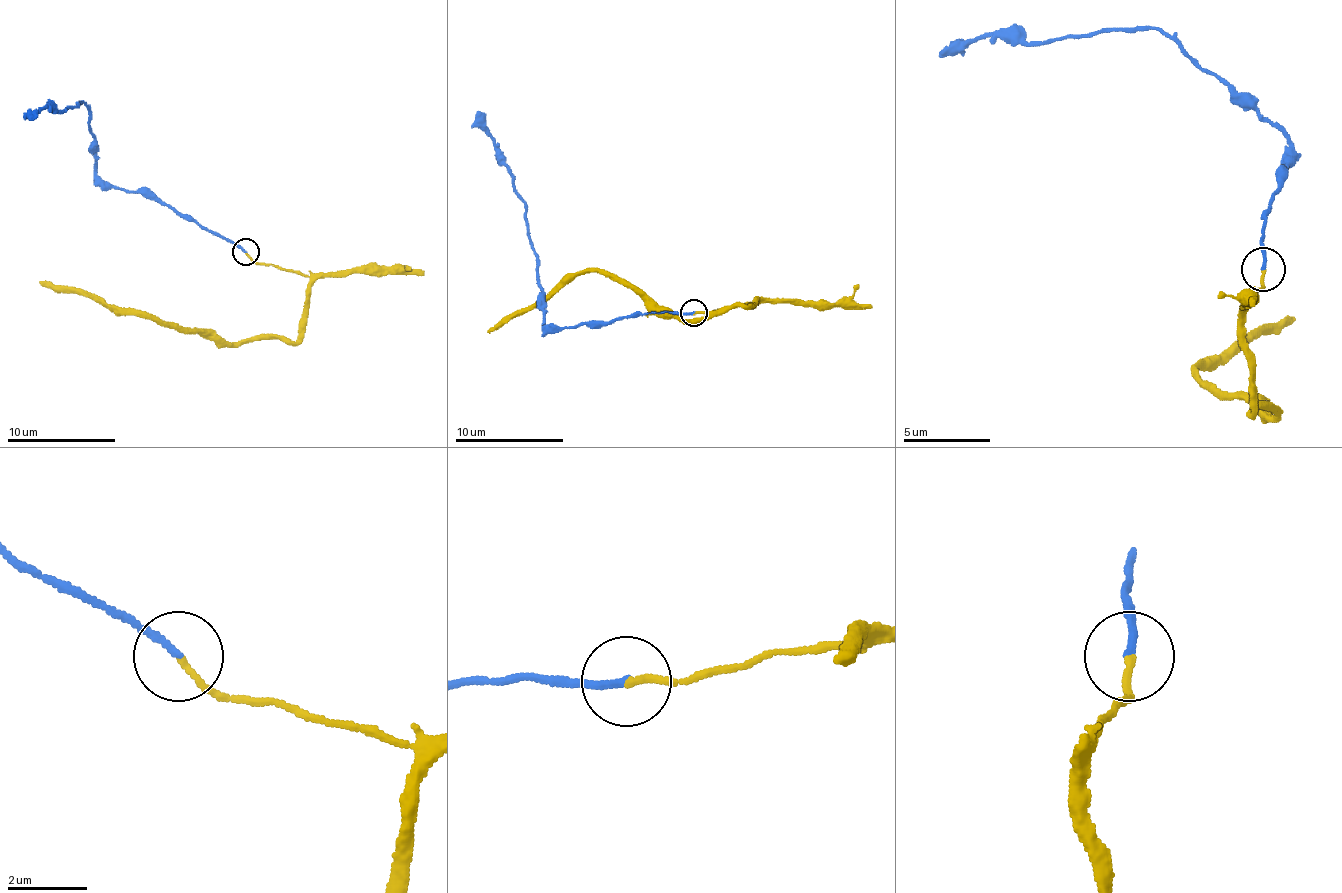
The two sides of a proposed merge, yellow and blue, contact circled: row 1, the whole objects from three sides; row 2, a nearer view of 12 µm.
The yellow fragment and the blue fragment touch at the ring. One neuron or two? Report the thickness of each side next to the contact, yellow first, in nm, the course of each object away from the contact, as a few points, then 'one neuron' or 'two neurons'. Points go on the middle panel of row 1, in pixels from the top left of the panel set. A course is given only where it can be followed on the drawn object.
160 nm thick on the yellow side, 160 nm on the other; yellow runs (692, 313), (757, 303), (674, 319), (657, 313), (628, 286), (595, 270), (582, 270), (503, 316), (487, 332); blue runs (692, 313), (633, 313), (601, 321), (544, 327), (544, 292), (514, 176), (476, 111); one neuron

